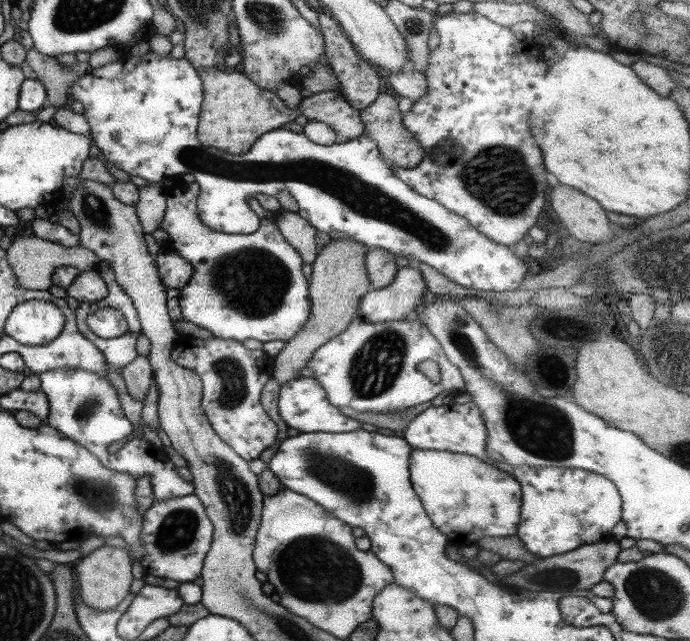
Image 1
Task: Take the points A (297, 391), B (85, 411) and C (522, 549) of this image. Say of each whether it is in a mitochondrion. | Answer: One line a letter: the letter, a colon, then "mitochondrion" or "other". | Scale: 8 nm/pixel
A: other
B: mitochondrion
C: other

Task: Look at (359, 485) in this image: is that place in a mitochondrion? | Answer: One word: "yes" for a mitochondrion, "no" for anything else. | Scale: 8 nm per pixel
yes

